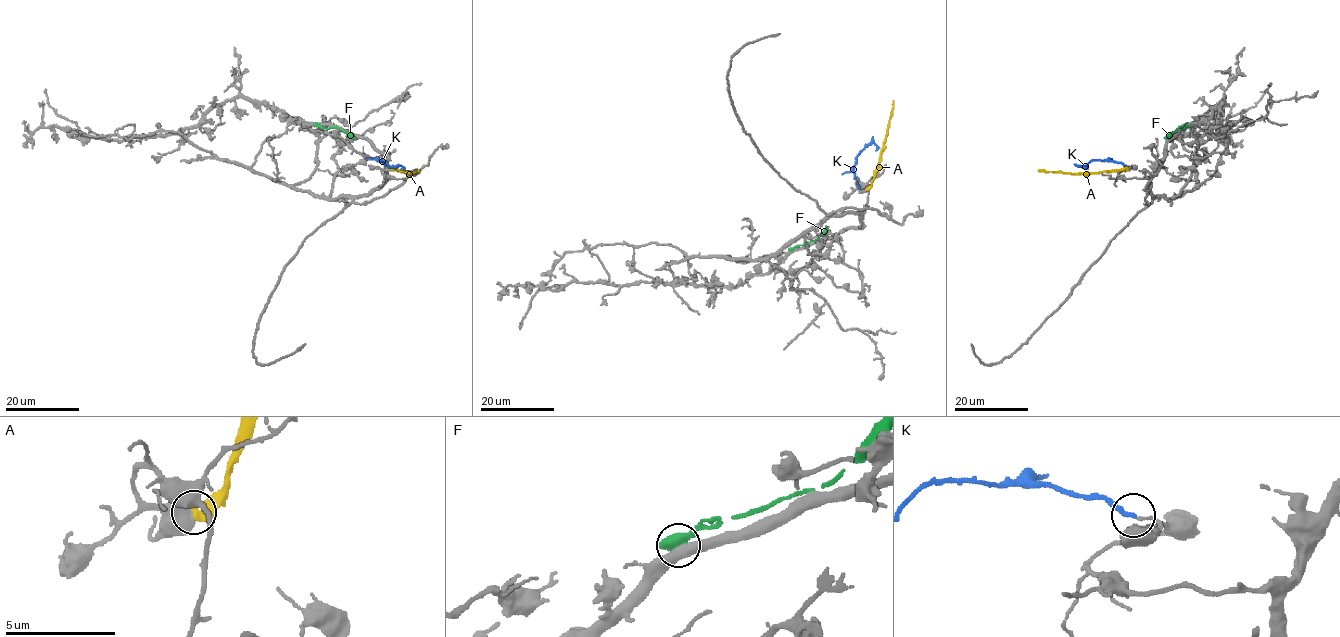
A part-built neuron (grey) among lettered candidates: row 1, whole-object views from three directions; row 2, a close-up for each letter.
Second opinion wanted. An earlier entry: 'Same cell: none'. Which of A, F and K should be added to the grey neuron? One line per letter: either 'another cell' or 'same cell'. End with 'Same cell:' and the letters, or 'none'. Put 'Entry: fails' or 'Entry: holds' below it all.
A: another cell
F: another cell
K: another cell
Same cell: none
Entry: holds

